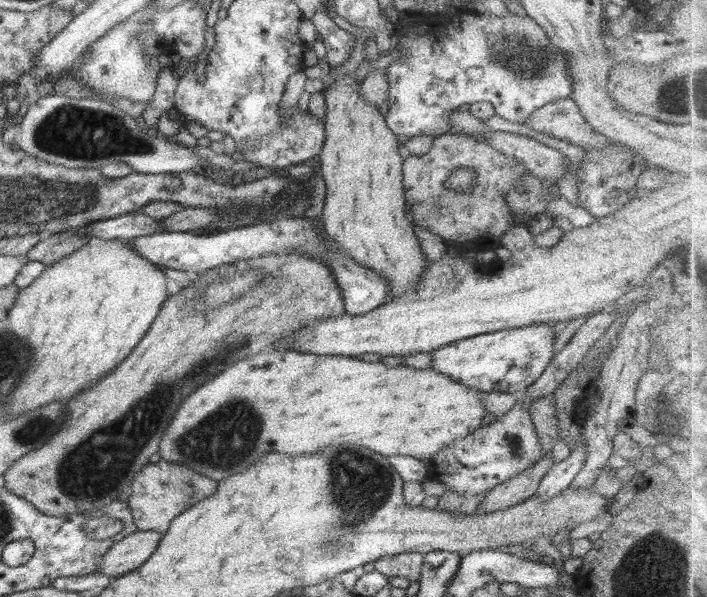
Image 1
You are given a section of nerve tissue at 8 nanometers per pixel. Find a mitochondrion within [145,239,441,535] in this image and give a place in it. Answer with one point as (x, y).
(222, 451)

